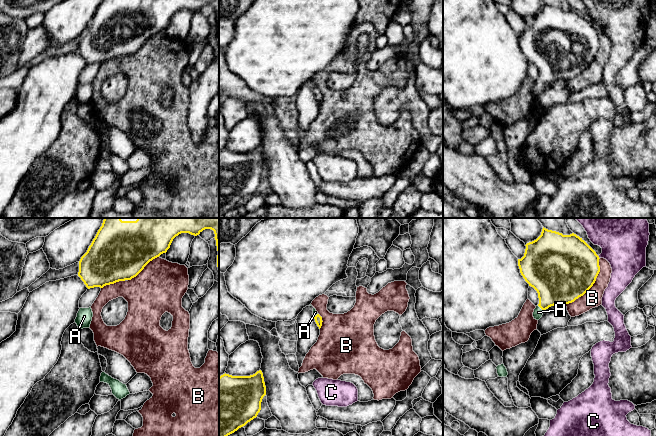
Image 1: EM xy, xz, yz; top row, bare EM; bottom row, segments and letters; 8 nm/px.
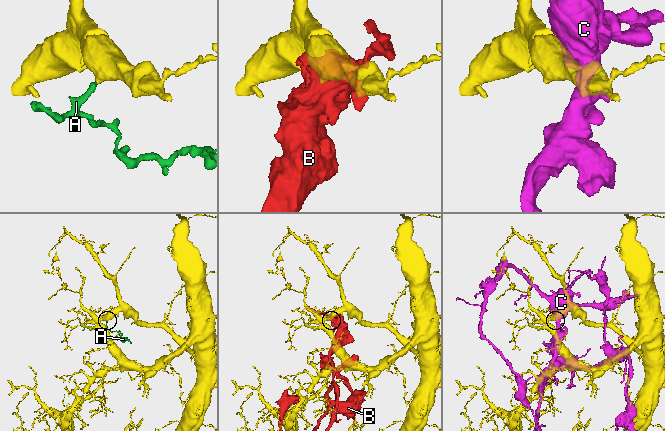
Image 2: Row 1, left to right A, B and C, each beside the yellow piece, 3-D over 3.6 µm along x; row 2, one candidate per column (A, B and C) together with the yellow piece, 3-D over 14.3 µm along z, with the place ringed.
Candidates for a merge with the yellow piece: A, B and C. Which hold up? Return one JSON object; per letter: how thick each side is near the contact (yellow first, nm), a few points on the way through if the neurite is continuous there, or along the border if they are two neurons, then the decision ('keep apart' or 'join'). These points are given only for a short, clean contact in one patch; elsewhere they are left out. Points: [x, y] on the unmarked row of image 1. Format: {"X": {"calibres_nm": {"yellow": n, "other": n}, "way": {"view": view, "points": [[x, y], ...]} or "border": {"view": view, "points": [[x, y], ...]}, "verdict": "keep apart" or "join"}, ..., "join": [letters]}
{"A": {"calibres_nm": {"yellow": 360, "other": 80}, "way": {"view": "yz", "points": [[556, 57], [540, 83], [538, 88]]}, "verdict": "join"}, "B": {"calibres_nm": {"yellow": 500, "other": 150}, "verdict": "keep apart"}, "C": {"calibres_nm": {"yellow": 460, "other": 360}, "verdict": "keep apart"}, "join": ["A"]}

